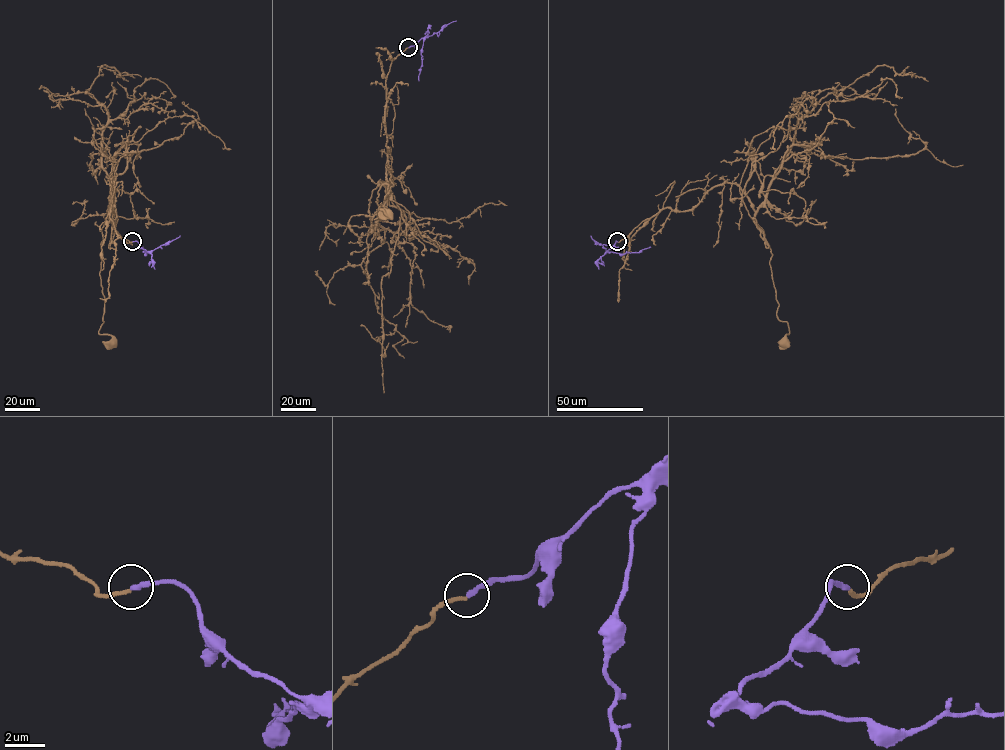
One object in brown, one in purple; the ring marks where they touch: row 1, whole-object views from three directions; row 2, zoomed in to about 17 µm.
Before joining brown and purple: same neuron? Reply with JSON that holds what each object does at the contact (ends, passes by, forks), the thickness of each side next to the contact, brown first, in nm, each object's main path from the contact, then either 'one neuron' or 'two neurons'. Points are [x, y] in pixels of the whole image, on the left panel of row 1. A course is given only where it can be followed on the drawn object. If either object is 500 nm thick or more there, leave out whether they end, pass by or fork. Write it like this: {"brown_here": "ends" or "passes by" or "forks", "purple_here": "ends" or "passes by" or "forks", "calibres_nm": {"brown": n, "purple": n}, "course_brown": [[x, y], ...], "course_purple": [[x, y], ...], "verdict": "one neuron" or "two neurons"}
{"brown_here": "ends", "purple_here": "ends", "calibres_nm": {"brown": 170, "purple": 240}, "course_brown": [[132, 241], [120, 237], [110, 219], [111, 183], [102, 228], [99, 333], [113, 342]], "course_purple": [[132, 241], [137, 241], [148, 251], [146, 253], [143, 247]], "verdict": "two neurons"}

